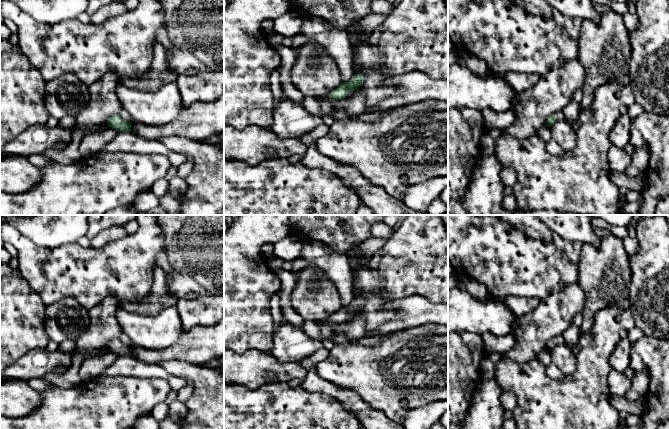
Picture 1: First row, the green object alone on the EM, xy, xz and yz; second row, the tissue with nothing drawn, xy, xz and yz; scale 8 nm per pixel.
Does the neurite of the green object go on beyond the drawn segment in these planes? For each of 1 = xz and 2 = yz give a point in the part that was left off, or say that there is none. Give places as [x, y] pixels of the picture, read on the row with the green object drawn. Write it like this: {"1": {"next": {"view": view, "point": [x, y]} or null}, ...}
{"1": {"next": {"view": "xz", "point": [326, 105]}}, "2": {"next": {"view": "yz", "point": [559, 116]}}}

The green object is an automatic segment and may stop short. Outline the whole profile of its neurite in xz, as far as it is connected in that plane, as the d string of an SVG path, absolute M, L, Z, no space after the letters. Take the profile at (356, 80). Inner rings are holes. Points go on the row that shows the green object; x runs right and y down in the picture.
M354 74L347 82L342 82L336 89L329 93L329 99L319 101L322 112L331 113L336 100L346 98L349 91L356 91L363 82L364 76L360 74Z

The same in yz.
M561 110L561 111L554 113L552 116L550 116L547 119L546 126L551 127L556 121L562 121L562 120L566 120L566 119L565 119L565 116Z

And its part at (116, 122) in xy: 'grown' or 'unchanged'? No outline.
unchanged

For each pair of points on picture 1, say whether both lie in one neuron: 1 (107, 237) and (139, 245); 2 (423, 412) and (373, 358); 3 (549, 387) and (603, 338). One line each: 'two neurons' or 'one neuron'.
1: two neurons
2: two neurons
3: one neuron

